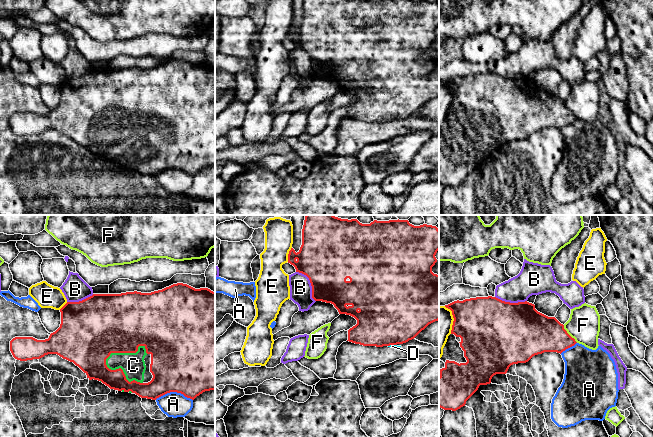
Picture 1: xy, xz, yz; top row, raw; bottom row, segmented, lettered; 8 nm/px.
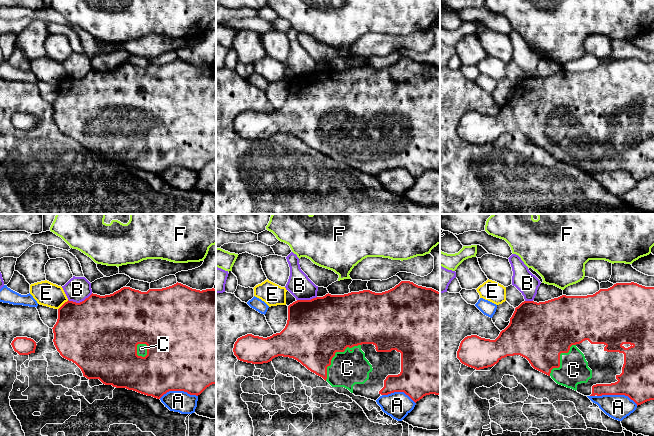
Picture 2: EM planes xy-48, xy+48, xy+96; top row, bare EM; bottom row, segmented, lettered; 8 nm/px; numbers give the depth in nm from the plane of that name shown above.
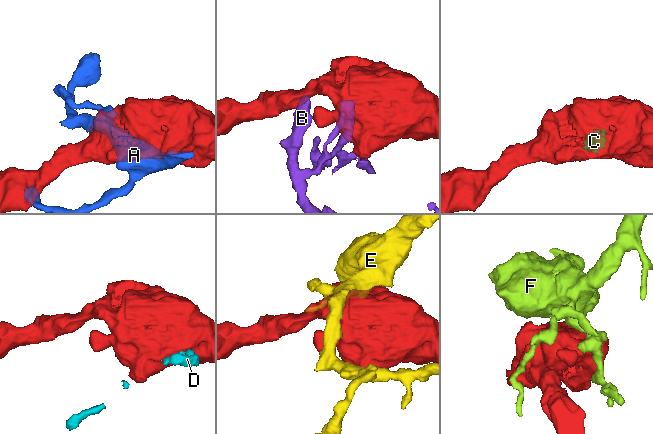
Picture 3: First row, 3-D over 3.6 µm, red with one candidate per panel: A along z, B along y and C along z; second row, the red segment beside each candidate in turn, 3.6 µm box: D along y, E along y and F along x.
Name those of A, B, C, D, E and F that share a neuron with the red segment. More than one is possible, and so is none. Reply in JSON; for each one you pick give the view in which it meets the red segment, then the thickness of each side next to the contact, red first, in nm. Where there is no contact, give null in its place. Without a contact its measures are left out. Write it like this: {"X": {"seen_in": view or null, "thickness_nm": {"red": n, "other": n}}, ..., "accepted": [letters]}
{"C": {"seen_in": "xy", "thickness_nm": {"red": 200, "other": 190}}, "accepted": ["C"]}

